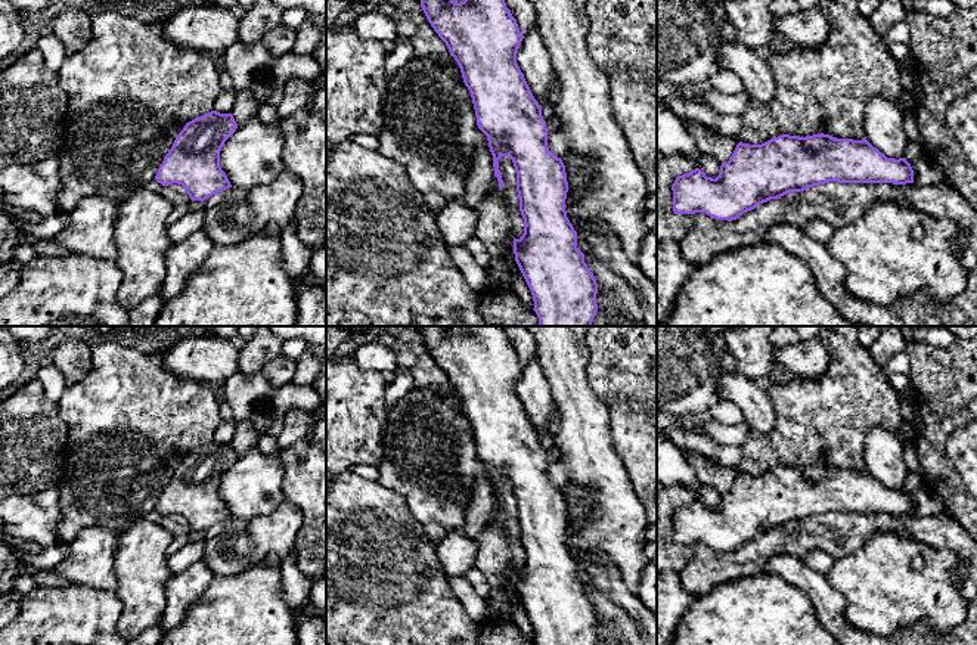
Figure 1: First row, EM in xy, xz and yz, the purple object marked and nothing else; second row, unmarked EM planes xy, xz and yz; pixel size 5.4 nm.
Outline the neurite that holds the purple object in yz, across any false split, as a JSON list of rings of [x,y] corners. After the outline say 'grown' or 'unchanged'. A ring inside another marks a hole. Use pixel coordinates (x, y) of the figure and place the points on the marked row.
[[[782,134],[762,145],[739,142],[728,162],[722,162],[716,179],[700,168],[677,176],[672,184],[674,214],[705,213],[716,220],[736,220],[747,211],[790,192],[838,183],[914,183],[914,170],[905,158],[887,158],[866,137],[862,140],[837,139],[829,134],[790,136]]]; unchanged

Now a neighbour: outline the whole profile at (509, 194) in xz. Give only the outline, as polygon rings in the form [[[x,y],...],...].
[[[509,156],[499,159],[503,186],[493,179],[487,198],[475,208],[477,229],[480,239],[490,254],[490,264],[486,267],[488,286],[512,289],[514,276],[508,264],[515,261],[514,241],[524,233],[524,218],[519,211],[517,192],[517,173]]]

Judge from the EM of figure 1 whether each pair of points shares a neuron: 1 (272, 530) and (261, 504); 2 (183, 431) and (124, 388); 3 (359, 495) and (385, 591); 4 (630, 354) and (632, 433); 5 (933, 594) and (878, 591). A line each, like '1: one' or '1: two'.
1: two
2: one
3: one
4: one
5: one

